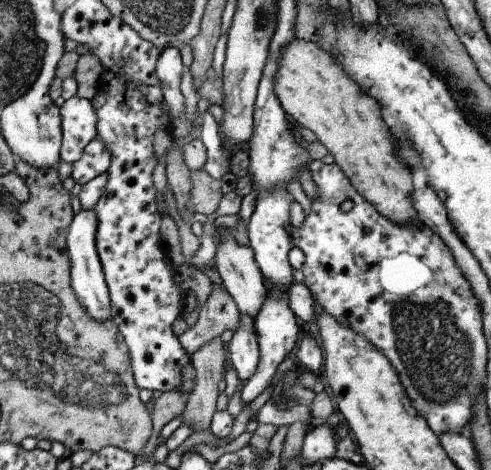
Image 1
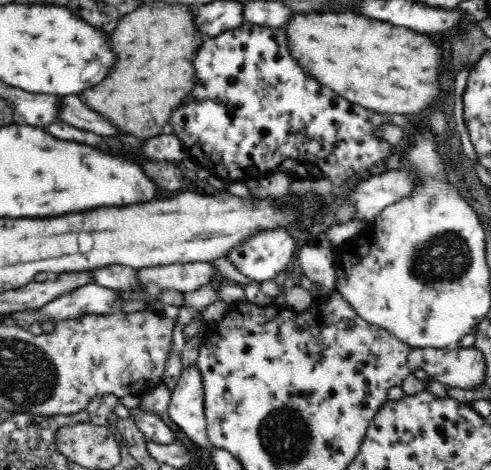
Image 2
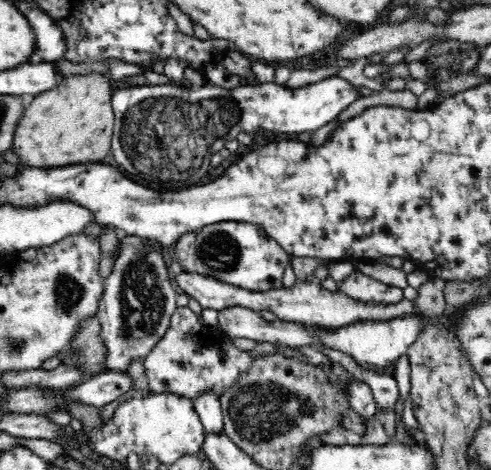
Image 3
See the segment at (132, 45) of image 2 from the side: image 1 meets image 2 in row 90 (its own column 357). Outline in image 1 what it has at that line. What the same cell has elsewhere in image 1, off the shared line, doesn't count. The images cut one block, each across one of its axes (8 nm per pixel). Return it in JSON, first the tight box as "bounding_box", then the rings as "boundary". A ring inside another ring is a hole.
{"bounding_box":[275,38,421,226],"boundary":[[[295,38],[283,50],[275,74],[275,92],[287,114],[291,114],[301,128],[309,128],[317,136],[317,142],[327,148],[353,188],[371,202],[379,214],[401,226],[421,226],[409,198],[413,192],[411,174],[405,166],[399,166],[393,154],[395,142],[391,142],[387,134],[379,106],[357,88],[353,78],[347,78],[347,72],[341,70],[319,44]]]}

